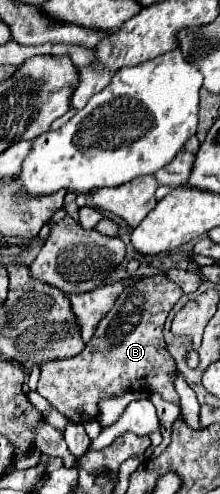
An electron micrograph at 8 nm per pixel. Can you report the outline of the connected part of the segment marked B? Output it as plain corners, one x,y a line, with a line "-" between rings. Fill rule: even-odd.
157,272
127,286
115,300
115,307
100,320
91,342
79,356
41,364
37,392
71,422
97,418
99,400
137,390
159,392
163,400
179,406
179,394
175,392
173,378
169,376
175,368
175,360
167,352
163,324
169,310
181,296
183,290
171,282
165,272
-
114,319
115,328
109,328

